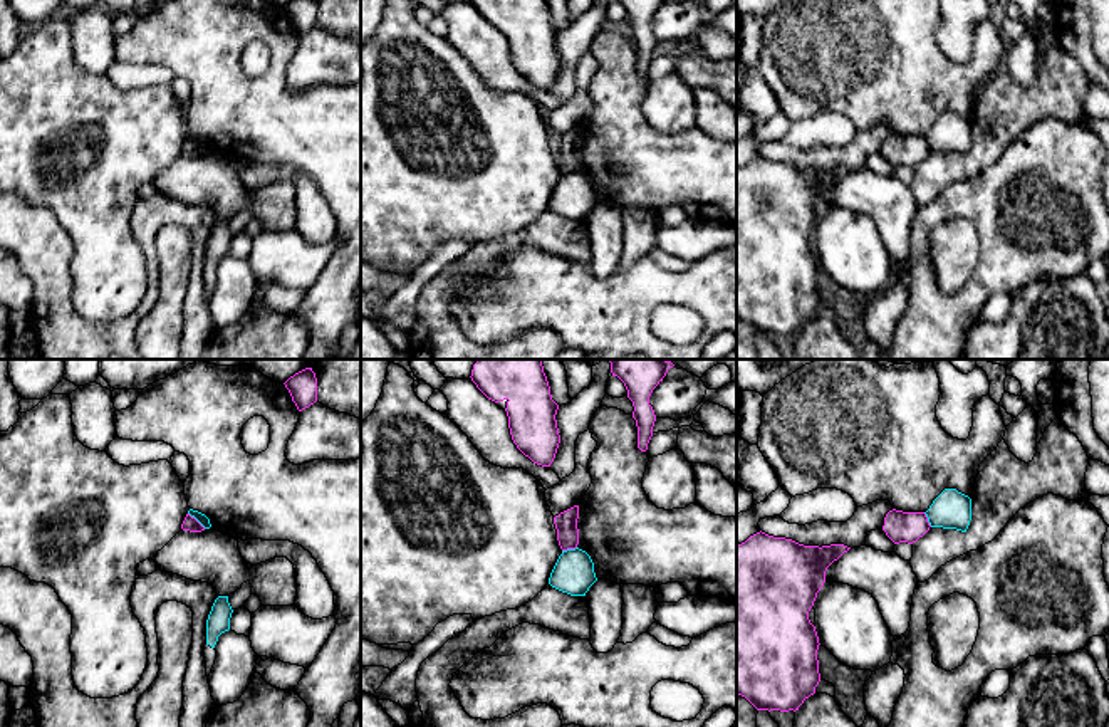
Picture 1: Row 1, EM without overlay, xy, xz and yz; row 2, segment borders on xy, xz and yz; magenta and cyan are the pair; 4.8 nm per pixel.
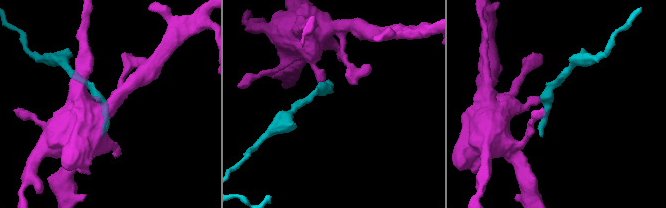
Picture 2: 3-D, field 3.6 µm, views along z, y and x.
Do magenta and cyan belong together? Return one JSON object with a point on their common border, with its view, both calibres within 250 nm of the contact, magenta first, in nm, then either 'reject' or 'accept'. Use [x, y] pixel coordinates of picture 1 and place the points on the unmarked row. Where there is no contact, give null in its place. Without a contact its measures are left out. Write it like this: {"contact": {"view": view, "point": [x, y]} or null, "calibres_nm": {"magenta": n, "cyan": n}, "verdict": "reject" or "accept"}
{"contact": {"view": "xy", "point": [195, 143]}, "calibres_nm": {"magenta": 70, "cyan": 50}, "verdict": "reject"}

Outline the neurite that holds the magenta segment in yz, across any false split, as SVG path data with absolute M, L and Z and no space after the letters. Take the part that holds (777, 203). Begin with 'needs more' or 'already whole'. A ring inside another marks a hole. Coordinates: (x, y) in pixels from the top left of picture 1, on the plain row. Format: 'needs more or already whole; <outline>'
already whole; M765 156L737 168L737 317L757 334L799 334L815 317L819 260L809 243L827 191L851 171L804 170Z

